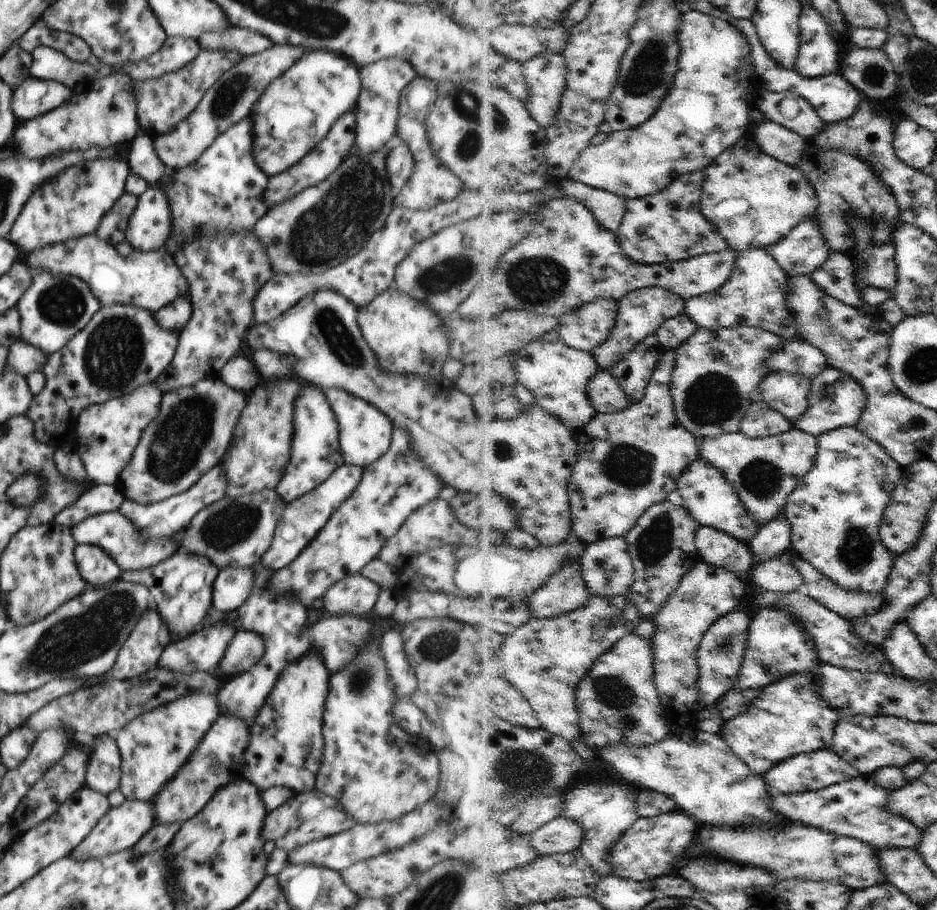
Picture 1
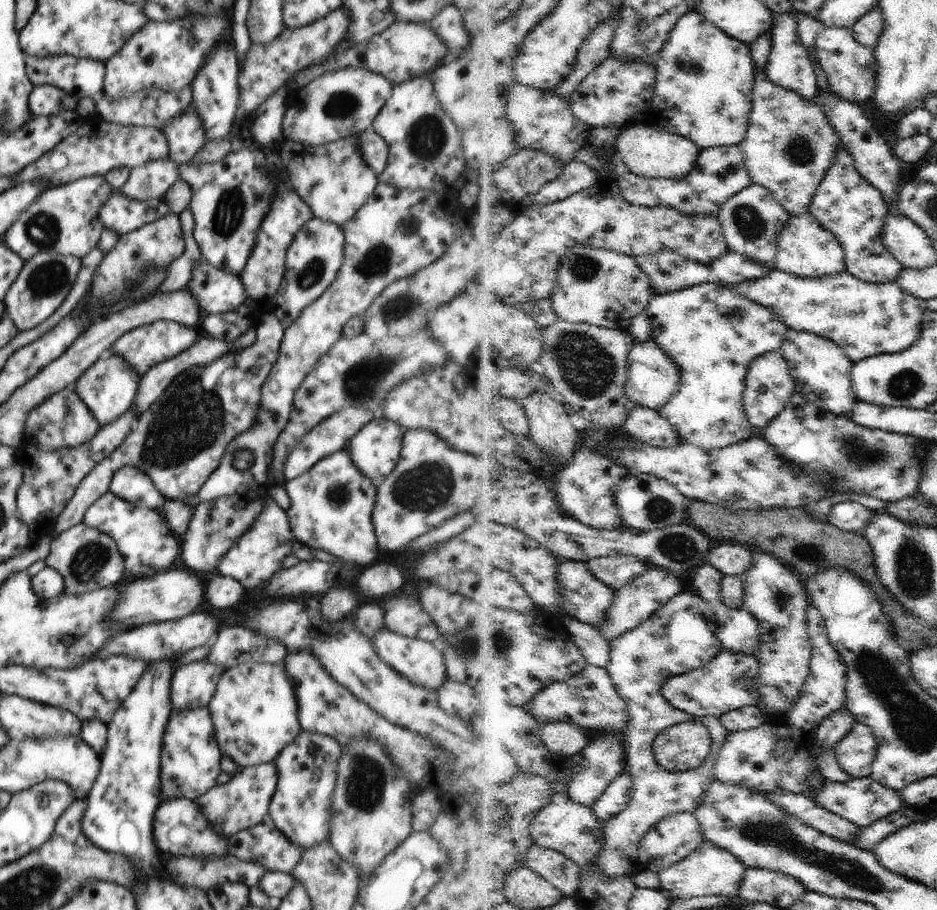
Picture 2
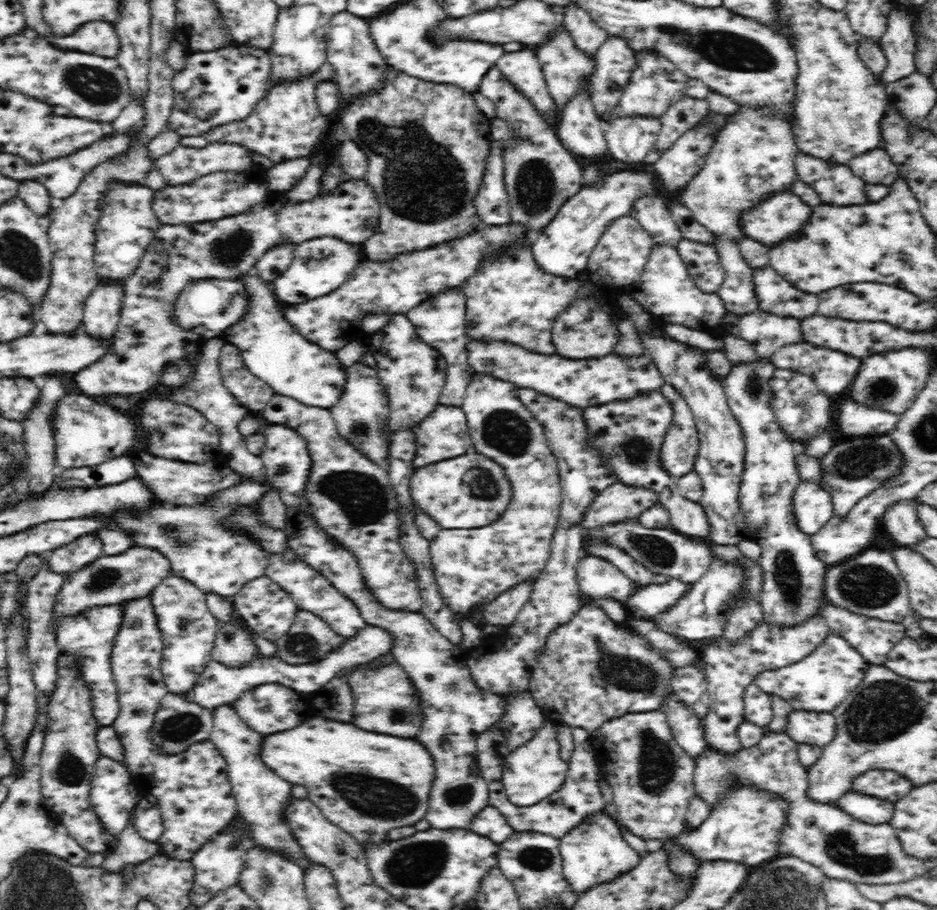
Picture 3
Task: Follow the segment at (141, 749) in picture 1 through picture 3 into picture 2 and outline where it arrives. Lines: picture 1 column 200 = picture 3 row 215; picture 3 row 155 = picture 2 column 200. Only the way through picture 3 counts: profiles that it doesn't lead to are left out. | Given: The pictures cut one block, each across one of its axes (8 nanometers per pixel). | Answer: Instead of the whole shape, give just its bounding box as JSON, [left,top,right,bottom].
[162,708,221,798]

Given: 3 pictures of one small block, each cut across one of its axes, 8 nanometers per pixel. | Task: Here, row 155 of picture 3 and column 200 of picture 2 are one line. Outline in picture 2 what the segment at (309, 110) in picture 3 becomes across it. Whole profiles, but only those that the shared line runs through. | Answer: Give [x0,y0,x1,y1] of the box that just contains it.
[187,260,247,315]

